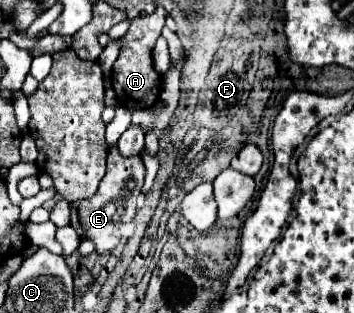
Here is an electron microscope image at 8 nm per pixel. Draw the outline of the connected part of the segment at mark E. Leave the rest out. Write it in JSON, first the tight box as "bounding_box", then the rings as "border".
{"bounding_box":[70,144,144,254],"border":[[[114,144],[108,152],[108,170],[102,178],[98,192],[92,198],[76,200],[70,204],[72,222],[70,226],[78,232],[80,240],[90,240],[96,246],[98,254],[112,252],[120,242],[122,224],[130,222],[136,216],[136,198],[144,186],[144,162],[140,156],[122,156],[118,146]]]}

